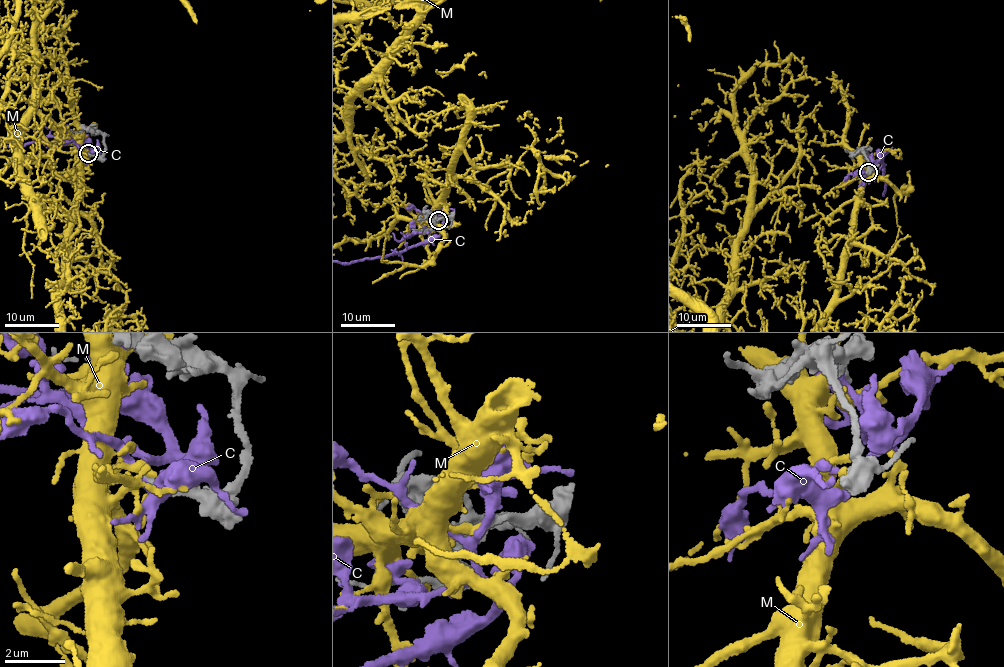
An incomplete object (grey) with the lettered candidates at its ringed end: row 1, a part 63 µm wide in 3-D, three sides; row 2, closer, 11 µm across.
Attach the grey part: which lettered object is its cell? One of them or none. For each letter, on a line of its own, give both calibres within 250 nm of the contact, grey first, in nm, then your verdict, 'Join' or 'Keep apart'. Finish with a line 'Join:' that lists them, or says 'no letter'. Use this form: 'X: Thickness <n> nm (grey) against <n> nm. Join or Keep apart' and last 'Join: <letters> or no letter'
C: Thickness 240 nm (grey) against 260 nm. Keep apart
M: Thickness 220 nm (grey) against 280 nm. Keep apart
Join: no letter

